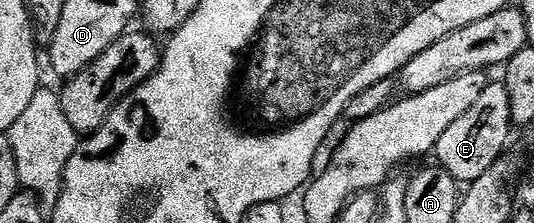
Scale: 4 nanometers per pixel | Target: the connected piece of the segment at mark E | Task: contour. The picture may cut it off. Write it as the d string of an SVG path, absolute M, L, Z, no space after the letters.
M490 83L482 95L458 119L458 123L450 123L446 131L442 131L442 139L438 139L434 150L434 157L437 157L439 168L450 171L454 179L461 183L471 183L478 179L478 175L486 175L490 167L509 148L508 136L514 132L512 116L510 115L510 95L502 83Z

